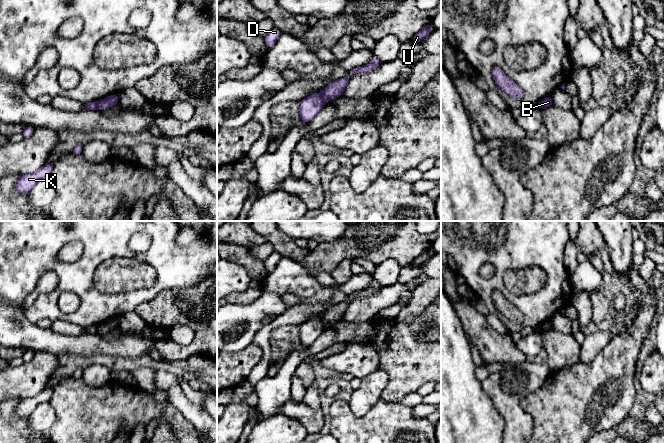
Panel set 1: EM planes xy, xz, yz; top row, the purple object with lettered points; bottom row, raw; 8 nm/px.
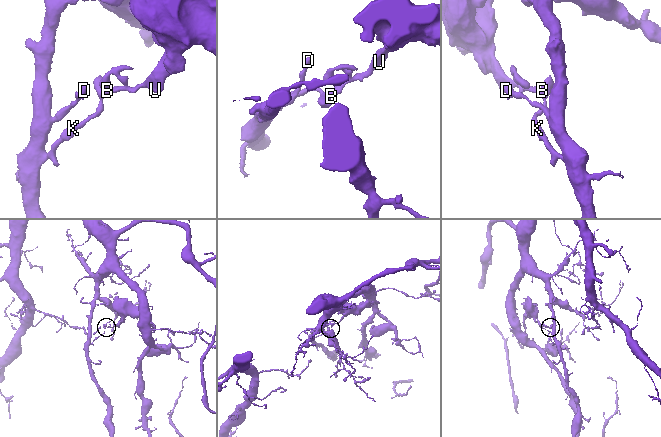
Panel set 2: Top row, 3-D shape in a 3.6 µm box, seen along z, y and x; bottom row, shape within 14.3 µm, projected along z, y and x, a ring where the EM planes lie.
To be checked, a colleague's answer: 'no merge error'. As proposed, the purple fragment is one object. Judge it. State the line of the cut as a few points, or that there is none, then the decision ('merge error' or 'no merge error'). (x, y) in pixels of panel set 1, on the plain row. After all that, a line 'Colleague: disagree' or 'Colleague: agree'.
cut in xz along (320, 317), (325, 324); merge error
Colleague: disagree

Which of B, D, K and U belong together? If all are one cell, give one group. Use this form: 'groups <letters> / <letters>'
groups B D K / U

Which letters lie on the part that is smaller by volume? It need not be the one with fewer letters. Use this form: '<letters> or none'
U

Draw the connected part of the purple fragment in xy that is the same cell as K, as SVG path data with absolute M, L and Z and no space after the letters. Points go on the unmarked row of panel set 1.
M46 388L34 397L22 399L15 407L15 415L20 418L31 417L35 408L43 402L49 402L53 388Z

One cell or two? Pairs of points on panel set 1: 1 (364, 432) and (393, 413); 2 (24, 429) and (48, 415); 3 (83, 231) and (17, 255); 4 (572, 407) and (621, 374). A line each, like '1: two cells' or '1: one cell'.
1: one cell
2: two cells
3: one cell
4: one cell

